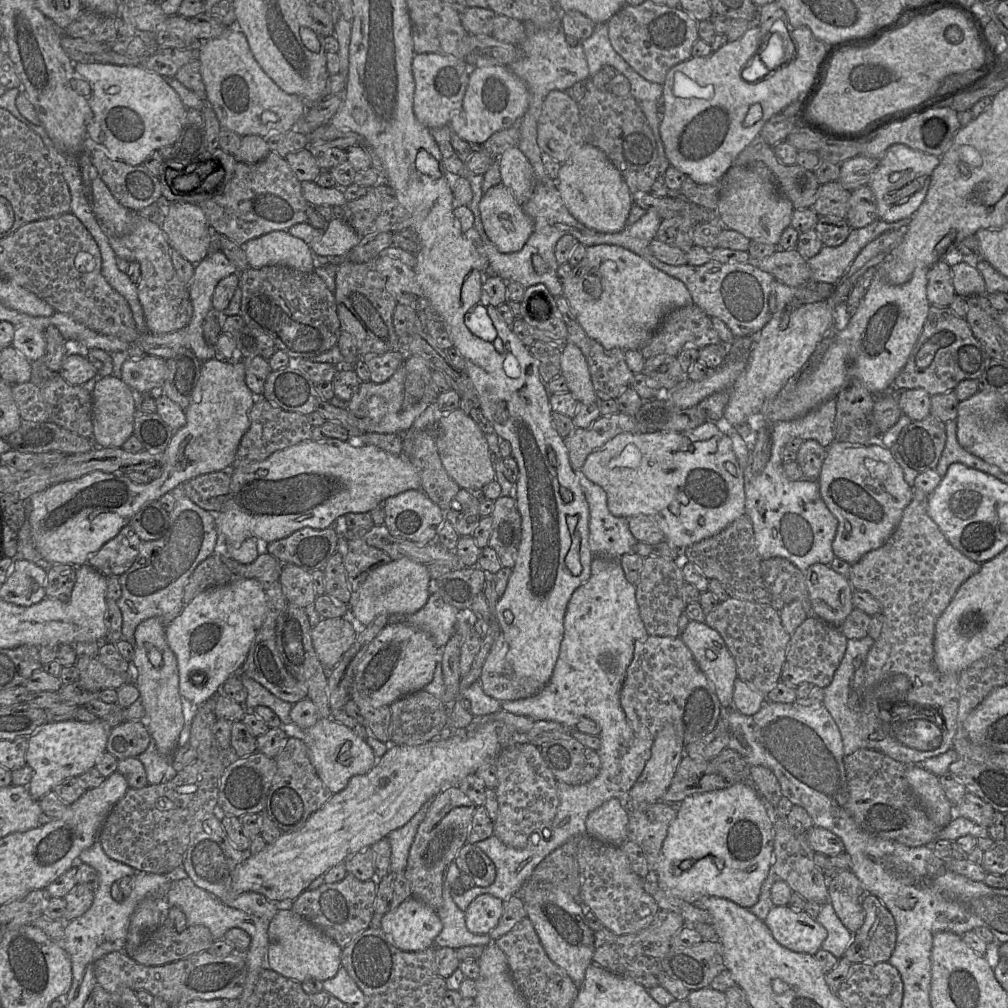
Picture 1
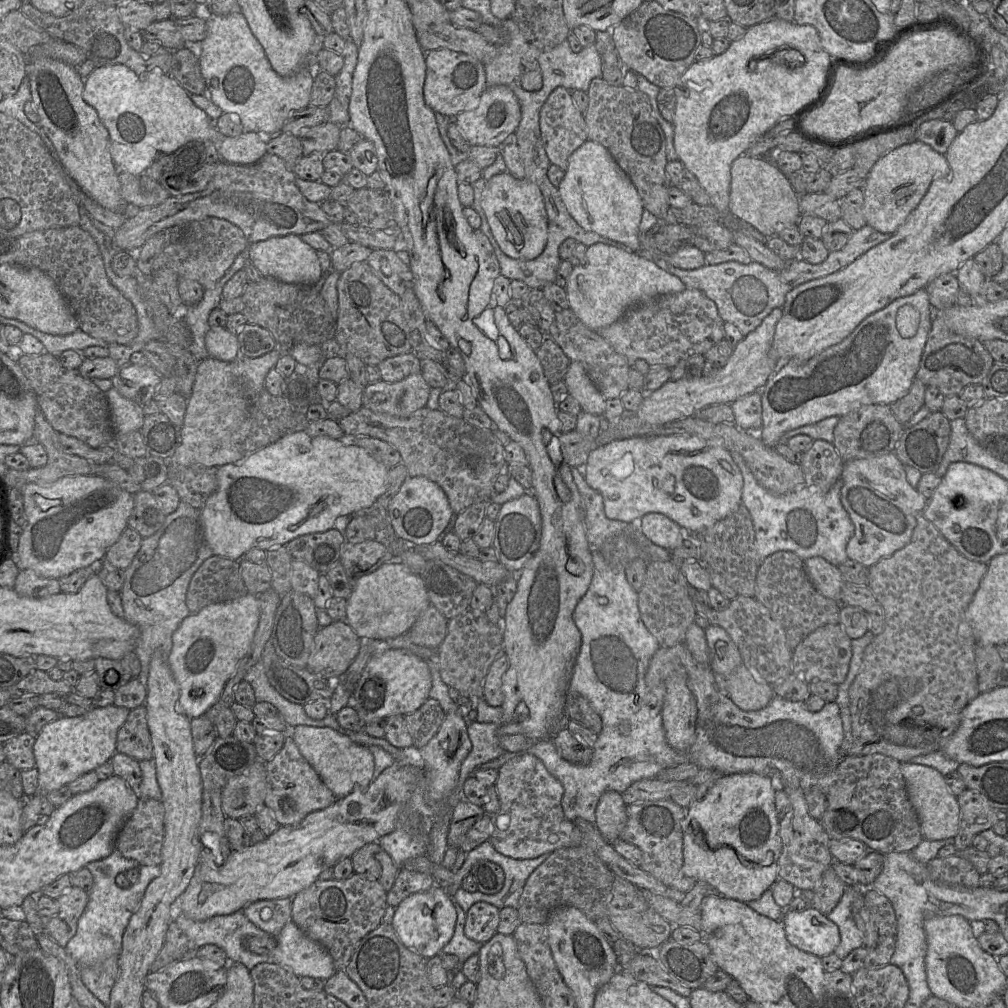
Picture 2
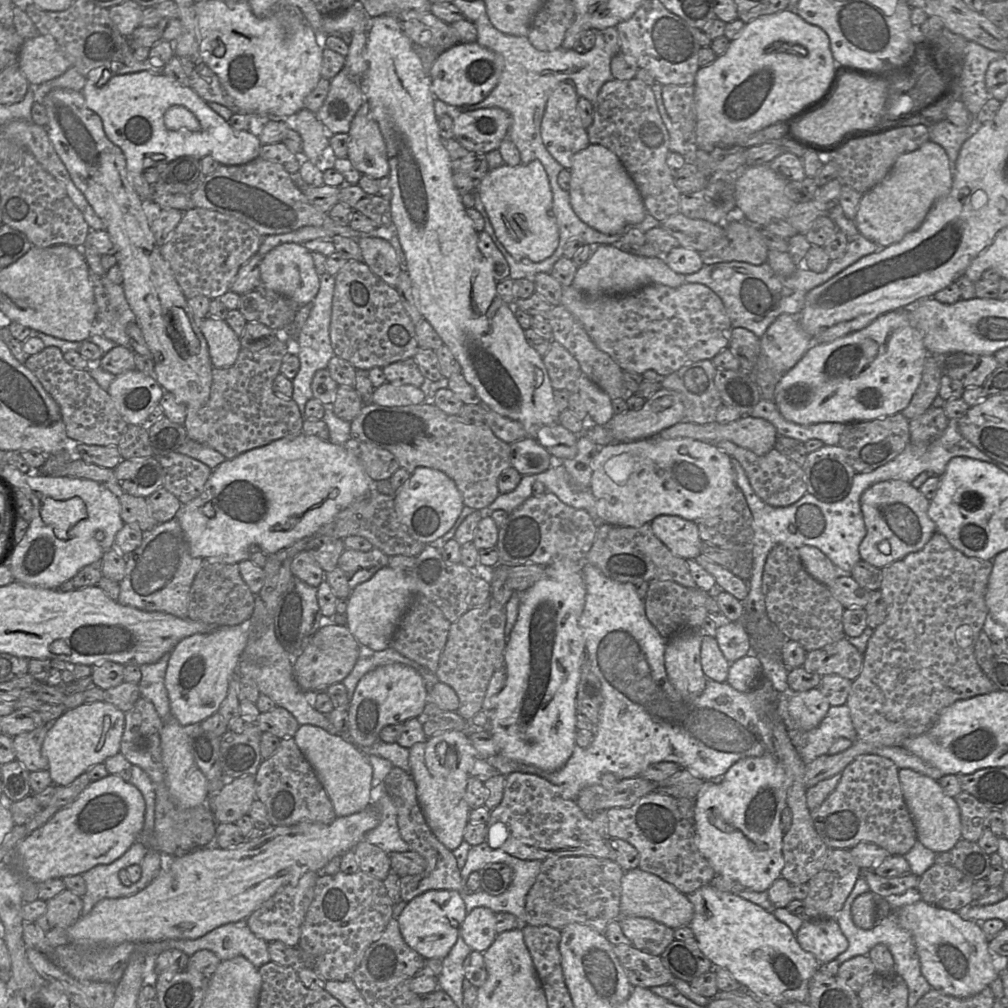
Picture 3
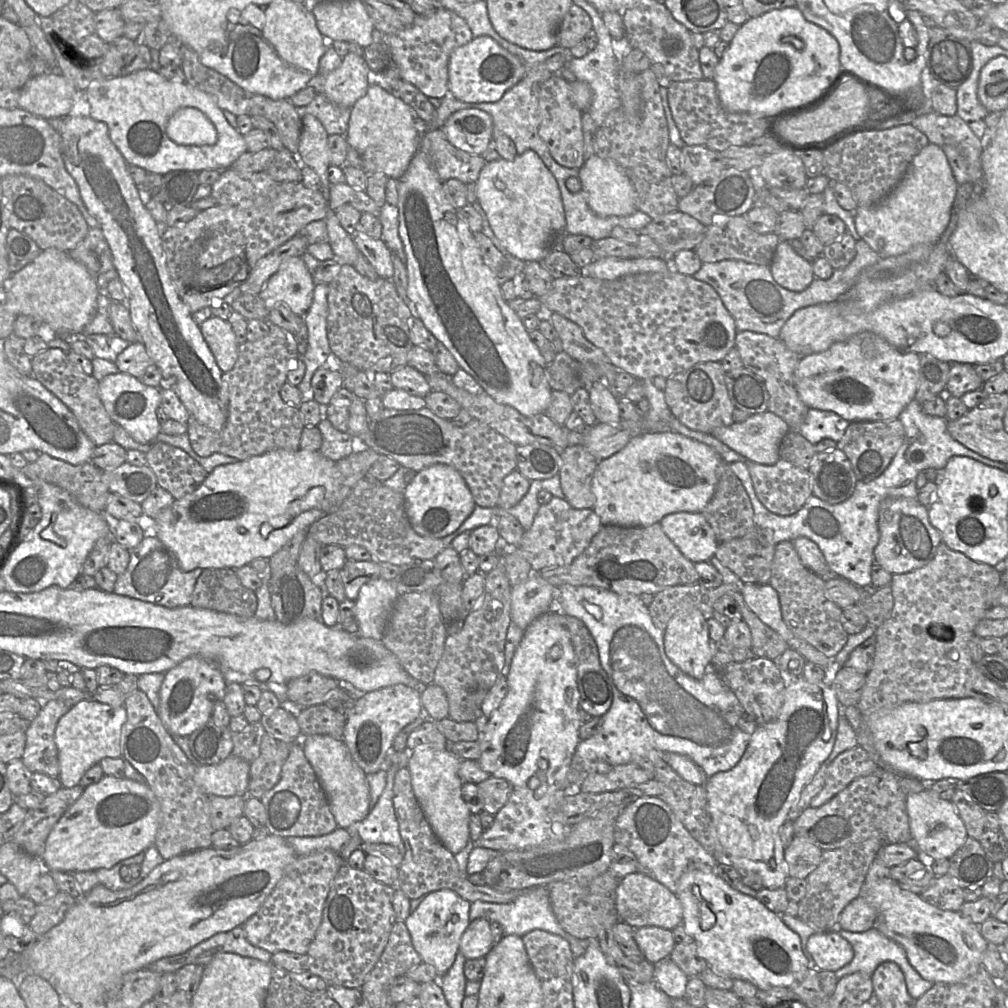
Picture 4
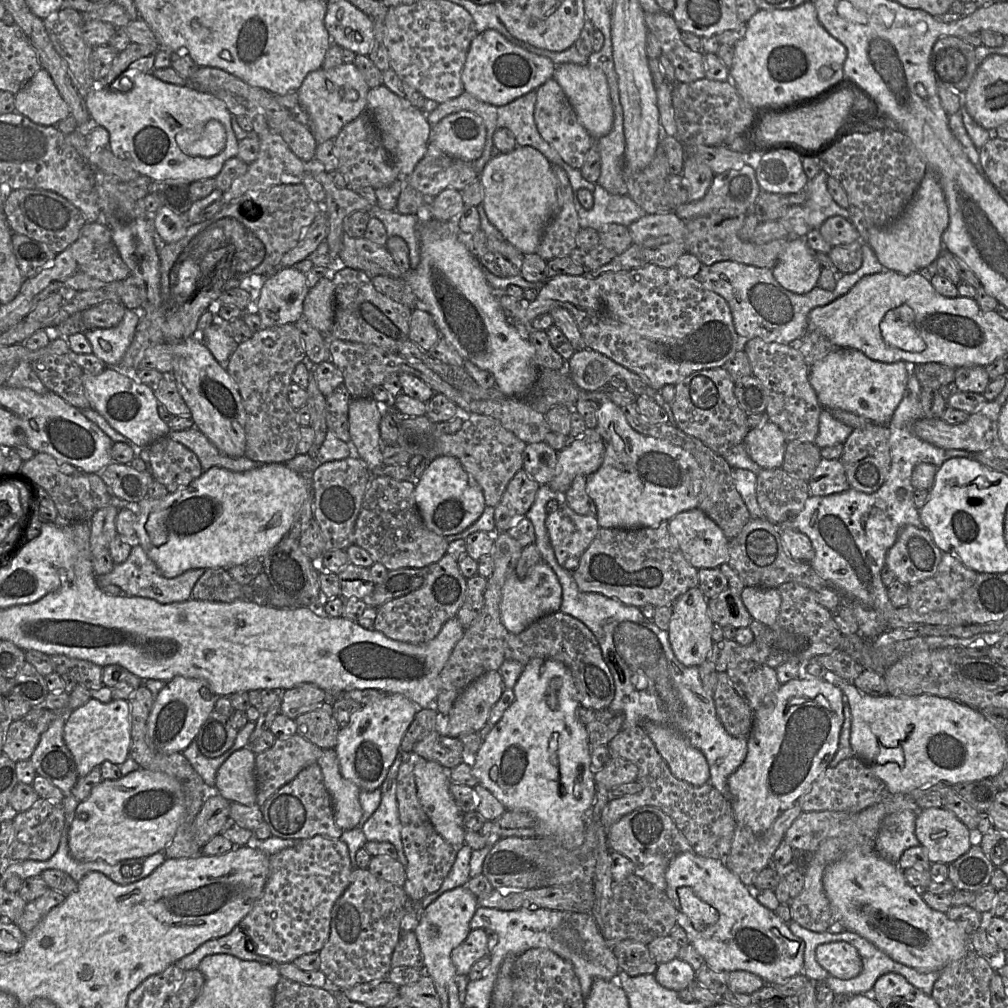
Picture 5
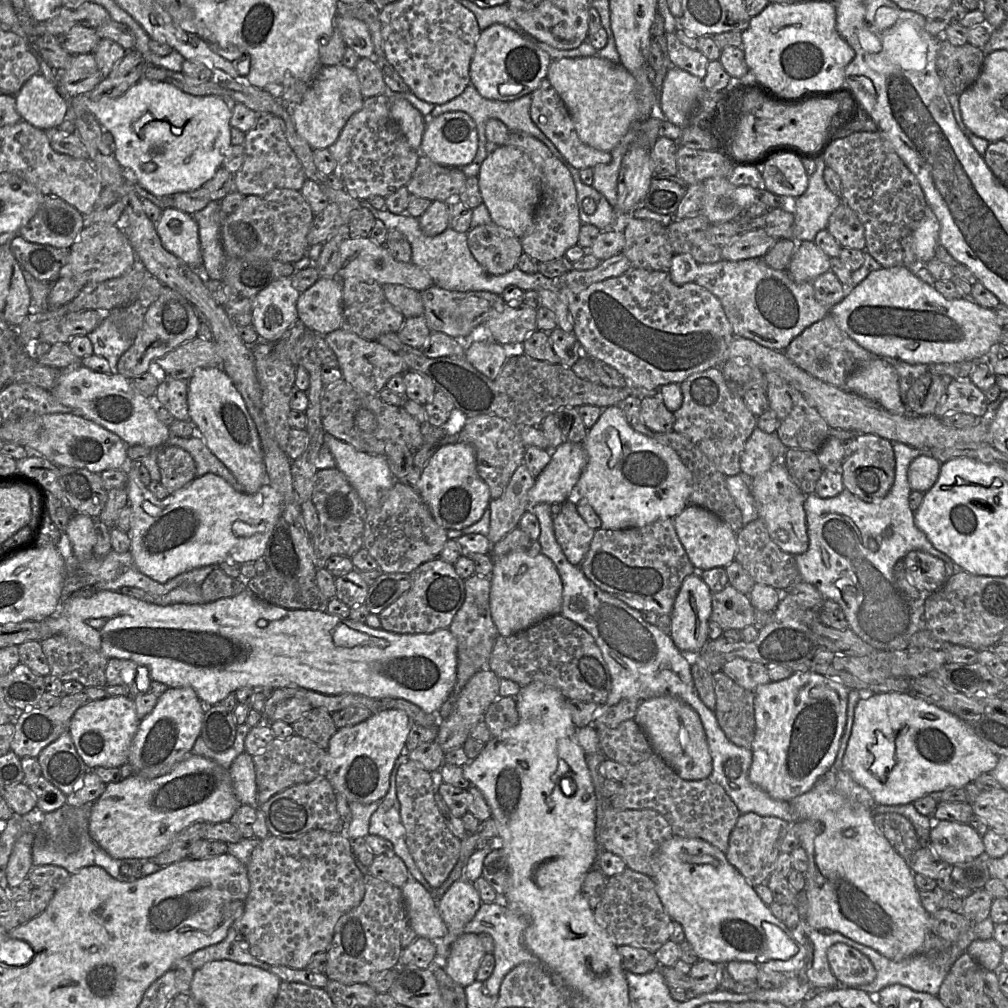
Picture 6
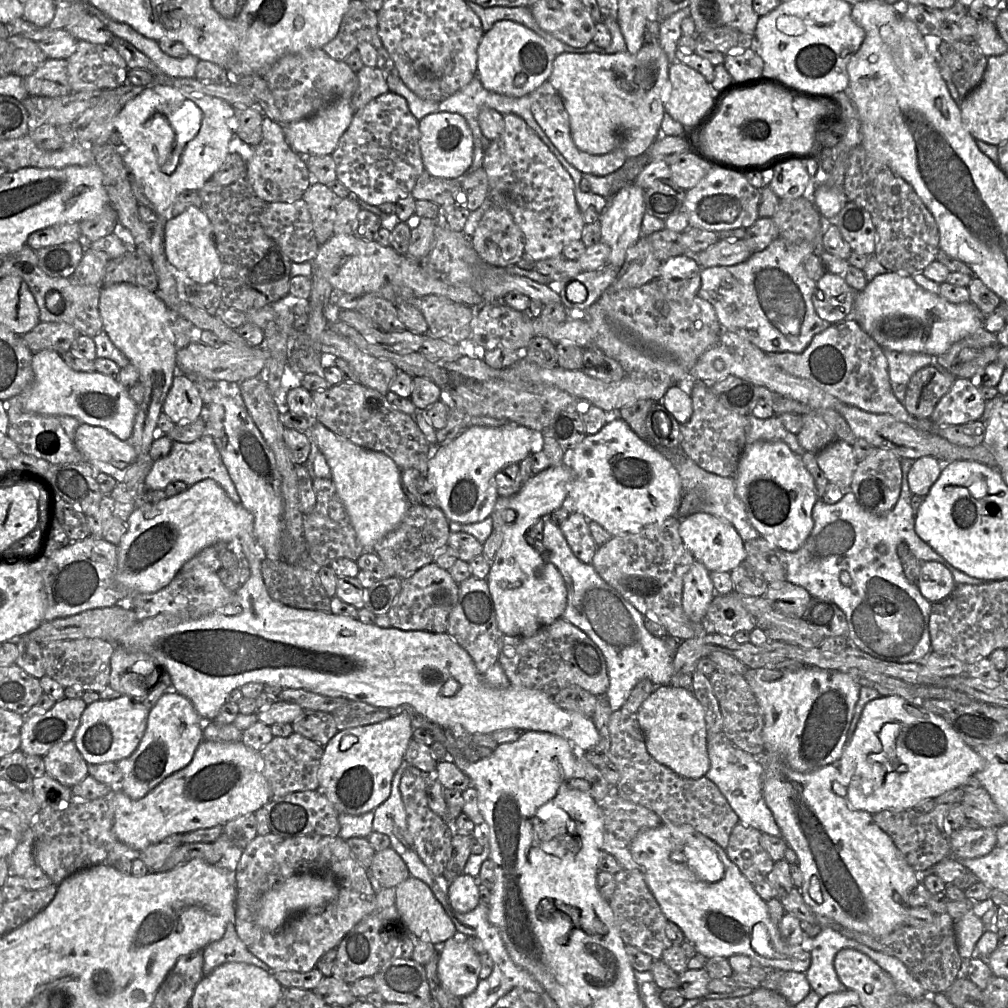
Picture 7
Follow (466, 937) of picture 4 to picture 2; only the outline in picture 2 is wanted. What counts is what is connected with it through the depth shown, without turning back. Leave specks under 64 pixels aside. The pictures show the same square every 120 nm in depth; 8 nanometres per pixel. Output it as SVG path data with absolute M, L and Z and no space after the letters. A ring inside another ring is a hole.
M484 901L474 903L466 913L464 933L467 938L484 944L496 933L499 924L499 909Z

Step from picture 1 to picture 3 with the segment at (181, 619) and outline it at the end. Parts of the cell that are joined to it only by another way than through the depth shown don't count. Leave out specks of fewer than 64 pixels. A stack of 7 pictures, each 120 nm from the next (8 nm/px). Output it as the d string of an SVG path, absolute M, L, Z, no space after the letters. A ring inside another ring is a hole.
M250 619L240 625L220 626L209 633L182 639L172 650L165 676L170 710L182 725L200 724L218 712L227 696L231 678L236 674L250 636Z

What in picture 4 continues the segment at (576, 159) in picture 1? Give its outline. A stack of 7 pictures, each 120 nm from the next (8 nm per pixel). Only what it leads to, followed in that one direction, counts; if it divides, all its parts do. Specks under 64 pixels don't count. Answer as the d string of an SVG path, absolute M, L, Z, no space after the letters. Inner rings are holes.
M597 154L587 158L579 168L578 179L581 190L587 192L587 202L593 212L600 216L626 216L634 213L636 192L625 171L614 161L603 159Z

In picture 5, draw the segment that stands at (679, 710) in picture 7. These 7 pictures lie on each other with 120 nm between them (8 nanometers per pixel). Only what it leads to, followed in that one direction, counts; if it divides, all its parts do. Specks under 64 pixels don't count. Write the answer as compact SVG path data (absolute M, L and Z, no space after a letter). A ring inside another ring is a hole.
M644 721L641 726L676 778L694 786L709 783L710 769L706 757L683 735L652 721Z

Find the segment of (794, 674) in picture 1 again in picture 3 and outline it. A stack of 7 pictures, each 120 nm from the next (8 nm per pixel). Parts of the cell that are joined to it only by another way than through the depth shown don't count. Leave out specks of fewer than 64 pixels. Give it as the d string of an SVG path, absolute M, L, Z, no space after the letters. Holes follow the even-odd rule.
M847 637L806 653L803 668L820 676L835 674L853 681L861 673L864 655Z

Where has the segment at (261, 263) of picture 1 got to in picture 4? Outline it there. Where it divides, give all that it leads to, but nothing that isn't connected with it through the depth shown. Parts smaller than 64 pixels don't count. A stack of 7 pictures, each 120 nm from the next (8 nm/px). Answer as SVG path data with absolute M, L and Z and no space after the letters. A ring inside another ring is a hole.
M301 257L286 259L277 272L273 274L259 293L267 310L272 310L277 305L288 307L293 313L304 316L312 304L314 281Z

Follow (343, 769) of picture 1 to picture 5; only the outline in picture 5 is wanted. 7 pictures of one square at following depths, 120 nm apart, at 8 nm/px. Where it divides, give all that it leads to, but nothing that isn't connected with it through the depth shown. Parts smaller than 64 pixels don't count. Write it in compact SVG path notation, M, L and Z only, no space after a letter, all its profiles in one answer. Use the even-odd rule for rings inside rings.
M335 749L323 750L317 764L331 796L336 825L343 831L356 828L363 815L359 802L361 789L341 775Z

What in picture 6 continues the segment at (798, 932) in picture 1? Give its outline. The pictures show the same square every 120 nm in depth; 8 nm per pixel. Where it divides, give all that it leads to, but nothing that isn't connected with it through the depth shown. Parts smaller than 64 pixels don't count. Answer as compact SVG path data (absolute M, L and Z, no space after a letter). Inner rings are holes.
M845 943L830 946L827 959L832 973L843 987L858 989L876 978L876 969L870 959Z

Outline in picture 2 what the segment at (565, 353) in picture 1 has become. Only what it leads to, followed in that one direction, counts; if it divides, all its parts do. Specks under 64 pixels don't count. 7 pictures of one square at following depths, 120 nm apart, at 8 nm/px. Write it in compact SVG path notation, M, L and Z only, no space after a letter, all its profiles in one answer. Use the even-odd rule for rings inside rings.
M571 361L564 376L568 392L581 405L582 411L603 416L606 408L606 399L577 361Z

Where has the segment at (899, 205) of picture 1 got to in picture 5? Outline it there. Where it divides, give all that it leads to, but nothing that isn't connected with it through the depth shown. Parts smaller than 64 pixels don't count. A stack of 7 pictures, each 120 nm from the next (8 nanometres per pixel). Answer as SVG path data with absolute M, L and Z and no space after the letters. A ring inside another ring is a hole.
M927 171L903 213L886 227L870 229L866 244L884 269L905 275L918 273L941 254L941 238L948 224L948 207L942 187L935 174Z

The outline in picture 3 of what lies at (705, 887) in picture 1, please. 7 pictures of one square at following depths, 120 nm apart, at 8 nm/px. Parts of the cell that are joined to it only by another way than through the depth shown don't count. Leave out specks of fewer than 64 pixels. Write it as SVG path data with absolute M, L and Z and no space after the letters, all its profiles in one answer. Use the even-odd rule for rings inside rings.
M772 753L740 759L722 777L706 780L700 788L693 821L695 844L716 874L729 877L751 891L767 891L781 877L784 867L781 814L786 807L786 775L779 760Z

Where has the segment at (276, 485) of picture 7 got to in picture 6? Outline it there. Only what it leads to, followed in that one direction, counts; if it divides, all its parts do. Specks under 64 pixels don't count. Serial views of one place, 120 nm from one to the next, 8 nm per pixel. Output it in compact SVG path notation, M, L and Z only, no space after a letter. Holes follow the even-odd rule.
M219 367L197 370L188 380L187 401L190 419L196 425L196 433L232 472L243 486L244 492L253 494L263 485L269 484L258 430L243 397L225 371Z

